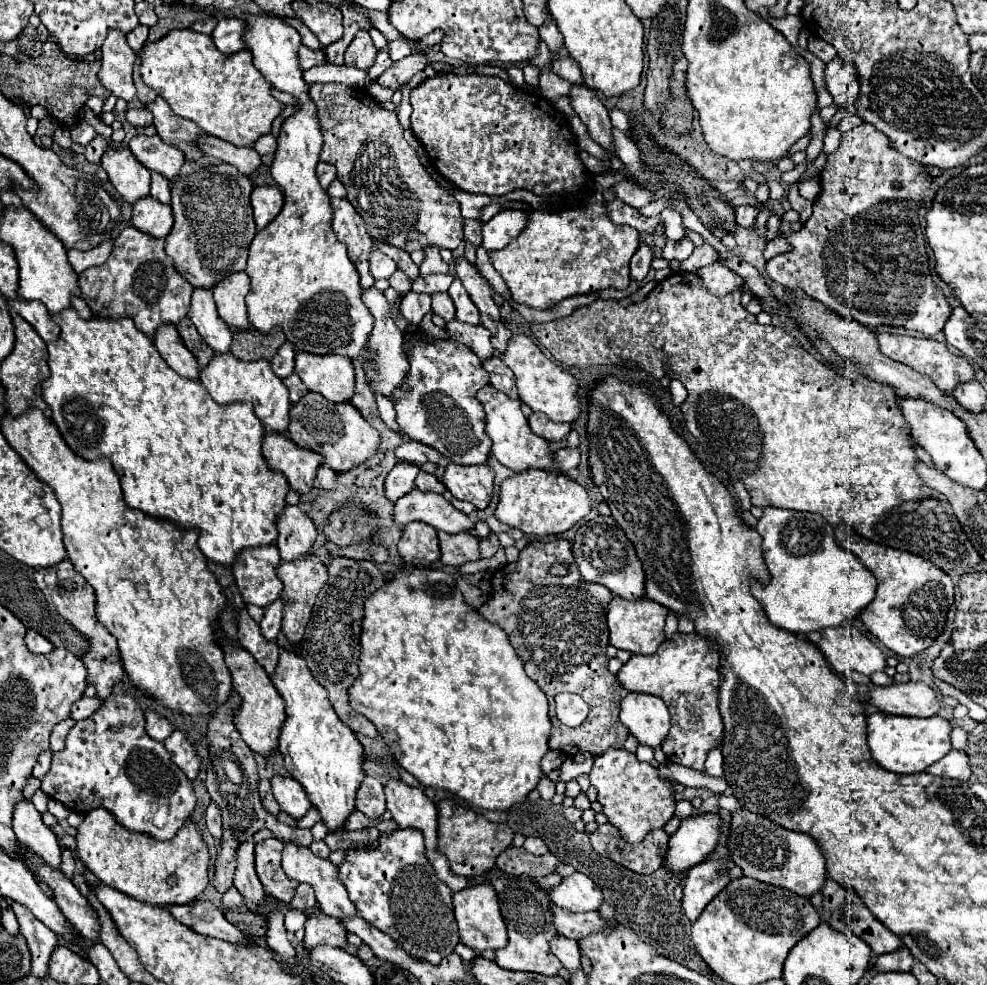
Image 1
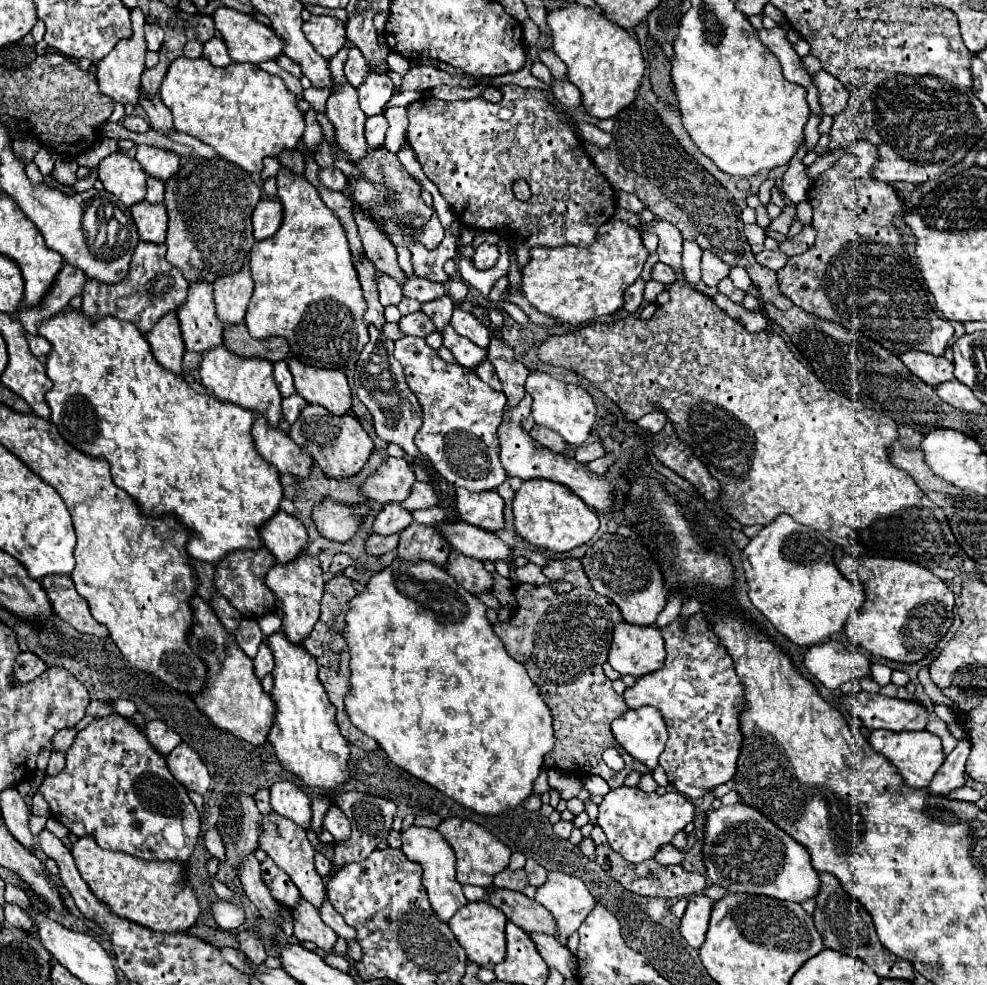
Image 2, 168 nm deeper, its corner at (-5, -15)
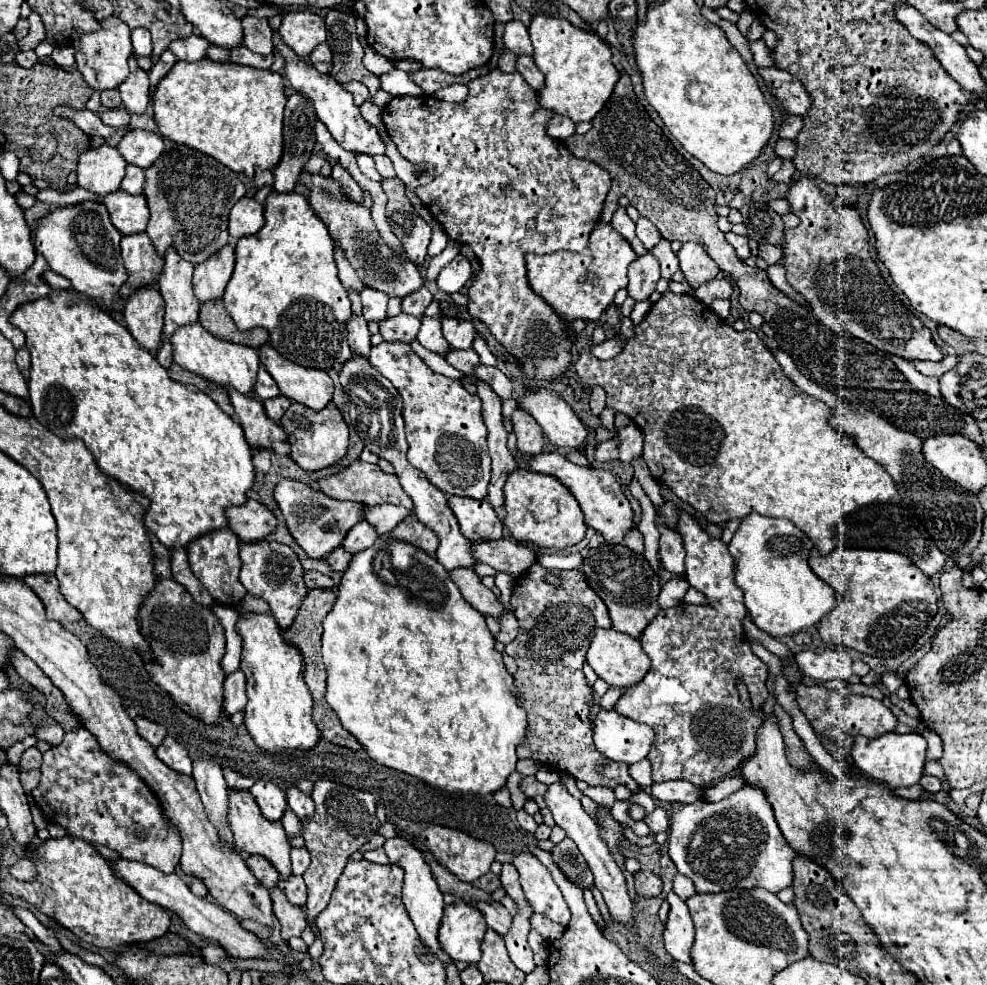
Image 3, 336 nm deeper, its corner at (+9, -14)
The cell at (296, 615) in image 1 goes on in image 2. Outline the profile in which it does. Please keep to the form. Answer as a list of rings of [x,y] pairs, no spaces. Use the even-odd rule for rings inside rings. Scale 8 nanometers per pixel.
[[[305,553],[299,555],[291,565],[275,563],[275,567],[269,569],[265,583],[277,597],[277,609],[283,611],[285,637],[295,645],[301,645],[301,641],[313,631],[313,625],[319,619],[319,601],[323,597],[323,587],[325,587],[319,559]]]

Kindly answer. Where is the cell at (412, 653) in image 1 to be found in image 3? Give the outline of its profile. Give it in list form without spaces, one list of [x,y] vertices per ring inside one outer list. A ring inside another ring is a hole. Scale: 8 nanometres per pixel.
[[[389,536],[377,538],[373,546],[369,546],[365,552],[357,552],[347,570],[341,576],[339,588],[337,588],[337,602],[333,610],[323,620],[323,640],[321,640],[321,654],[323,664],[327,668],[327,702],[339,716],[343,728],[351,732],[367,750],[367,754],[389,768],[401,770],[405,774],[411,774],[435,788],[447,790],[447,792],[471,792],[471,794],[493,794],[495,790],[505,786],[505,780],[511,772],[515,772],[517,754],[515,748],[523,742],[527,724],[525,724],[525,710],[519,708],[515,700],[515,686],[513,676],[505,670],[503,656],[493,648],[495,638],[489,632],[485,618],[477,614],[477,610],[463,600],[457,584],[449,578],[445,568],[437,562],[435,556],[429,556],[427,552],[421,552],[417,546],[391,540]]]

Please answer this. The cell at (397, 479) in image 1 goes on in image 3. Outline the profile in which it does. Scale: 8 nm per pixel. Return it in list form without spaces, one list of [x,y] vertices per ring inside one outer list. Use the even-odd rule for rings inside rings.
[[[357,522],[357,526],[353,526],[353,530],[349,530],[349,534],[345,534],[345,538],[341,542],[341,548],[355,554],[355,552],[361,552],[361,550],[369,548],[377,538],[379,536],[377,536],[377,532],[373,530],[371,524]]]

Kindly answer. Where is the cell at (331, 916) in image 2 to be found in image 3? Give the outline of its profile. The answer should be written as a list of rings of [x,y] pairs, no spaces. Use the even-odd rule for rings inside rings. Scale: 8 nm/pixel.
[[[295,874],[289,876],[289,878],[279,876],[277,886],[279,886],[279,890],[285,892],[289,902],[293,902],[295,906],[305,906],[305,902],[307,902],[307,886],[305,886],[301,876],[295,876]]]

